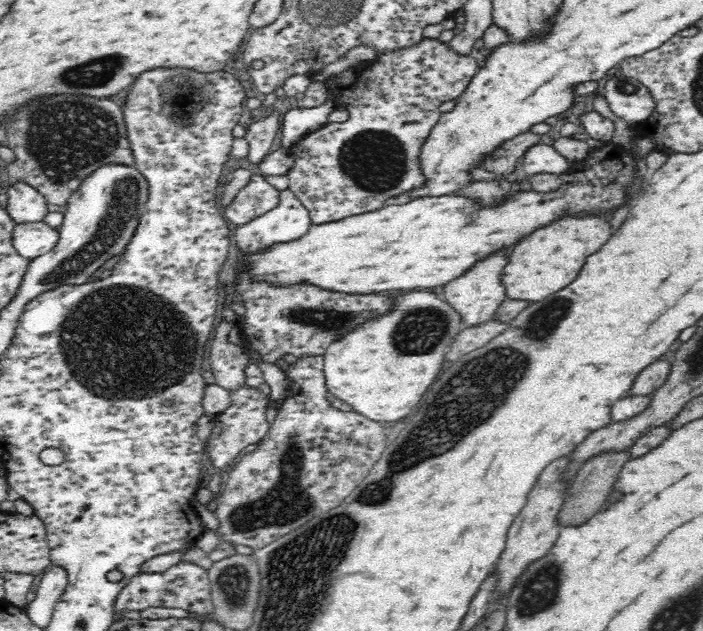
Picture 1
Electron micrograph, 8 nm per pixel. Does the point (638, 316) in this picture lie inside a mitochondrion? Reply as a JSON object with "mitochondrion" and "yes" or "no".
{"mitochondrion":"no"}

